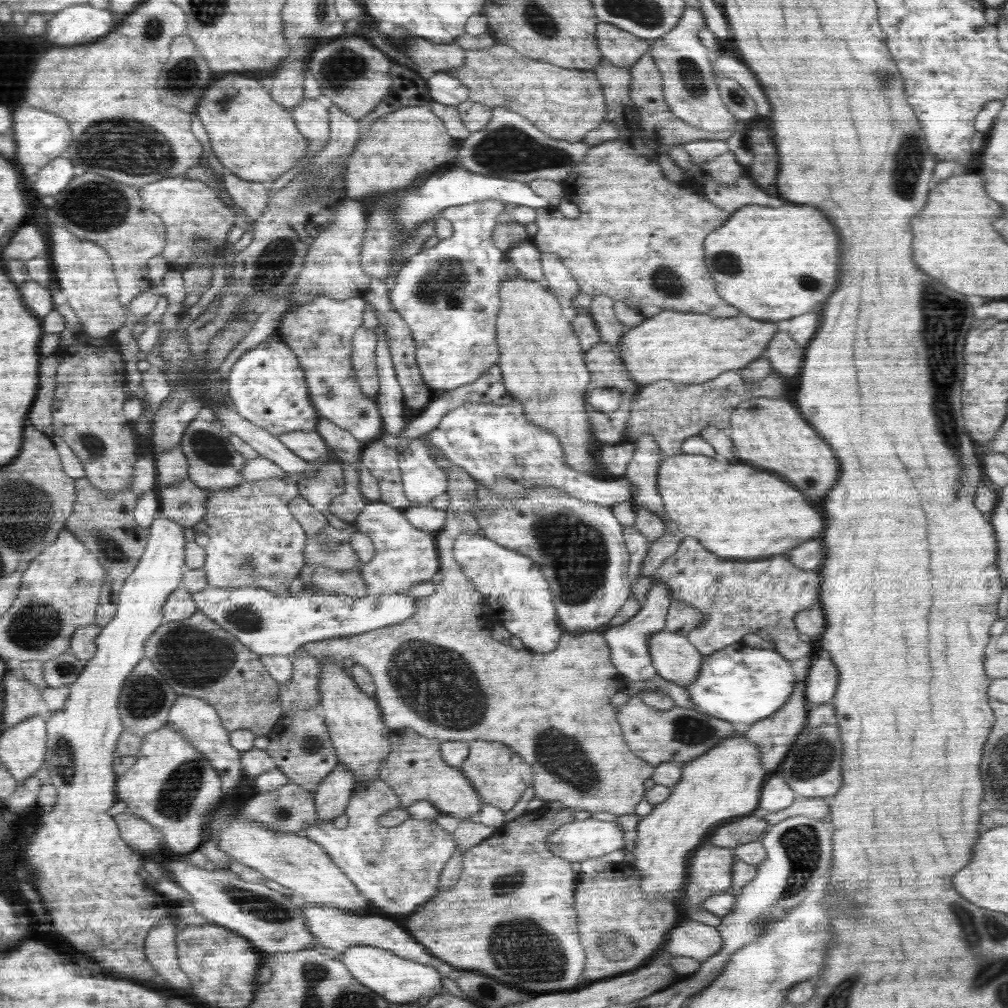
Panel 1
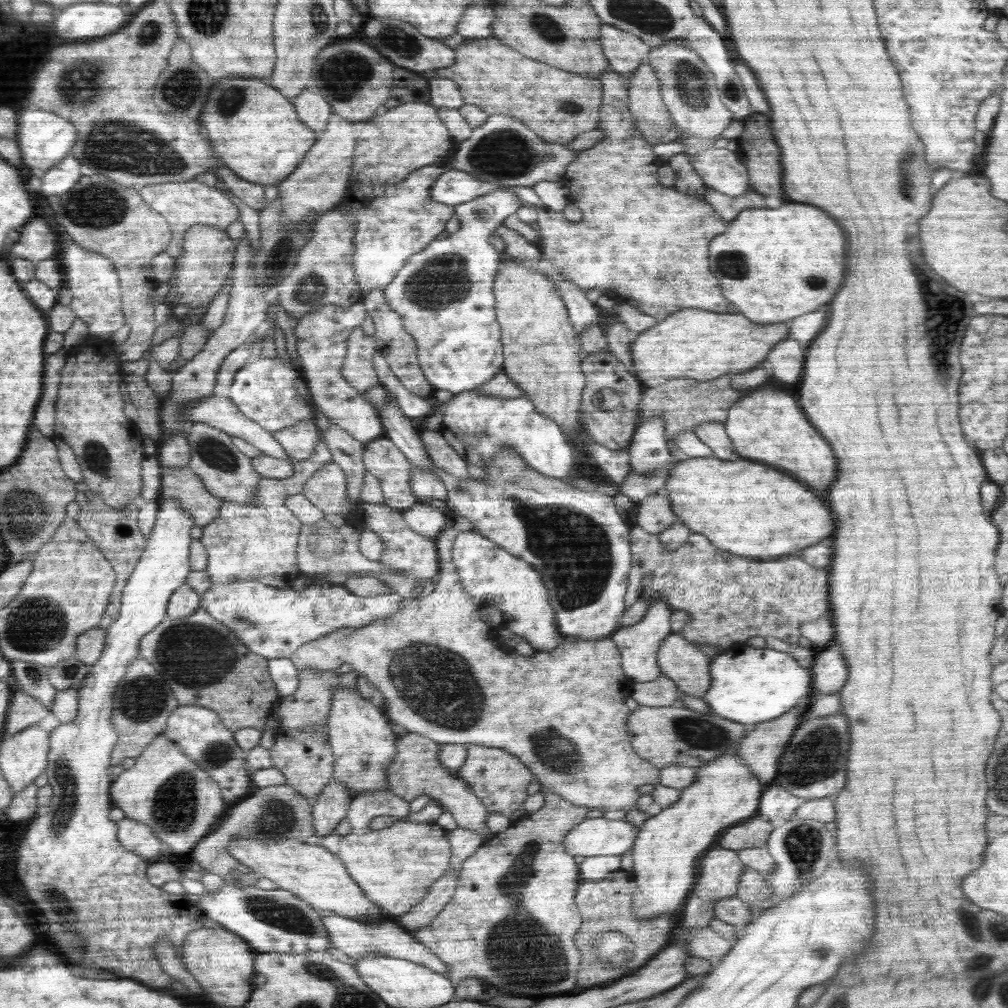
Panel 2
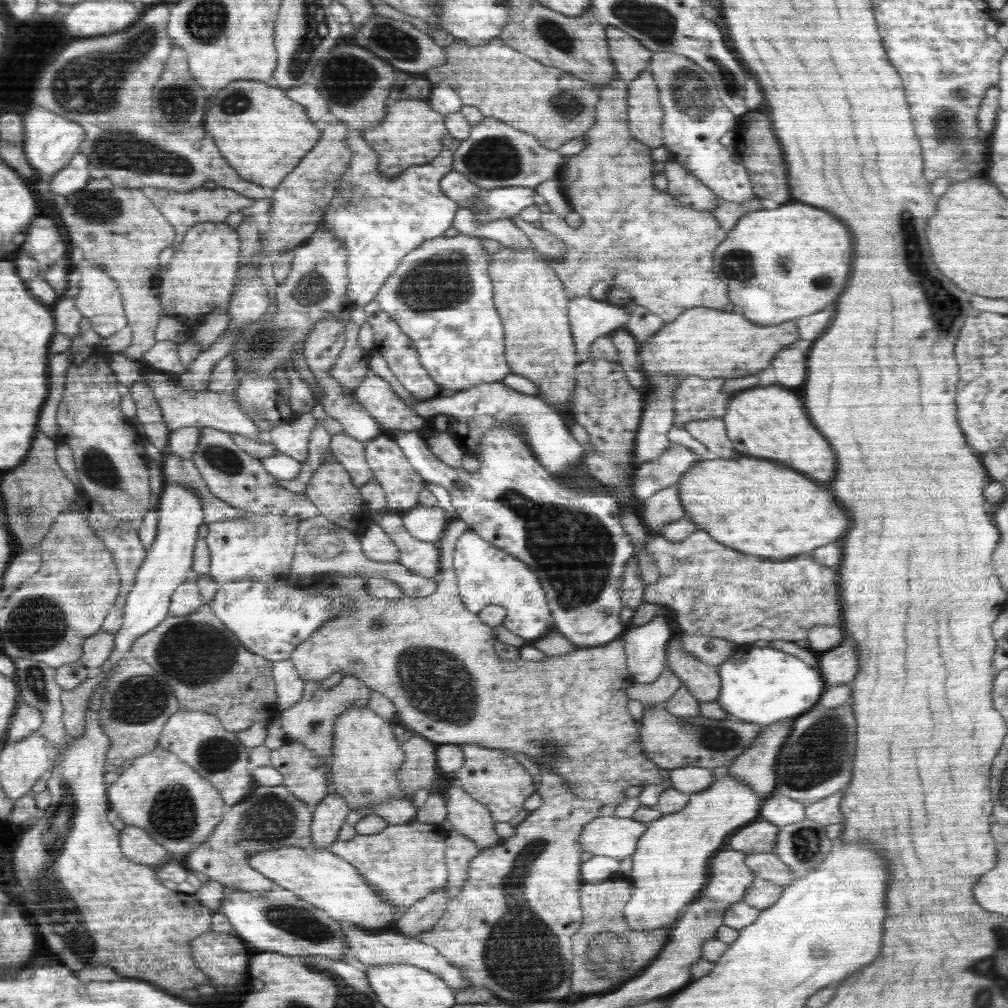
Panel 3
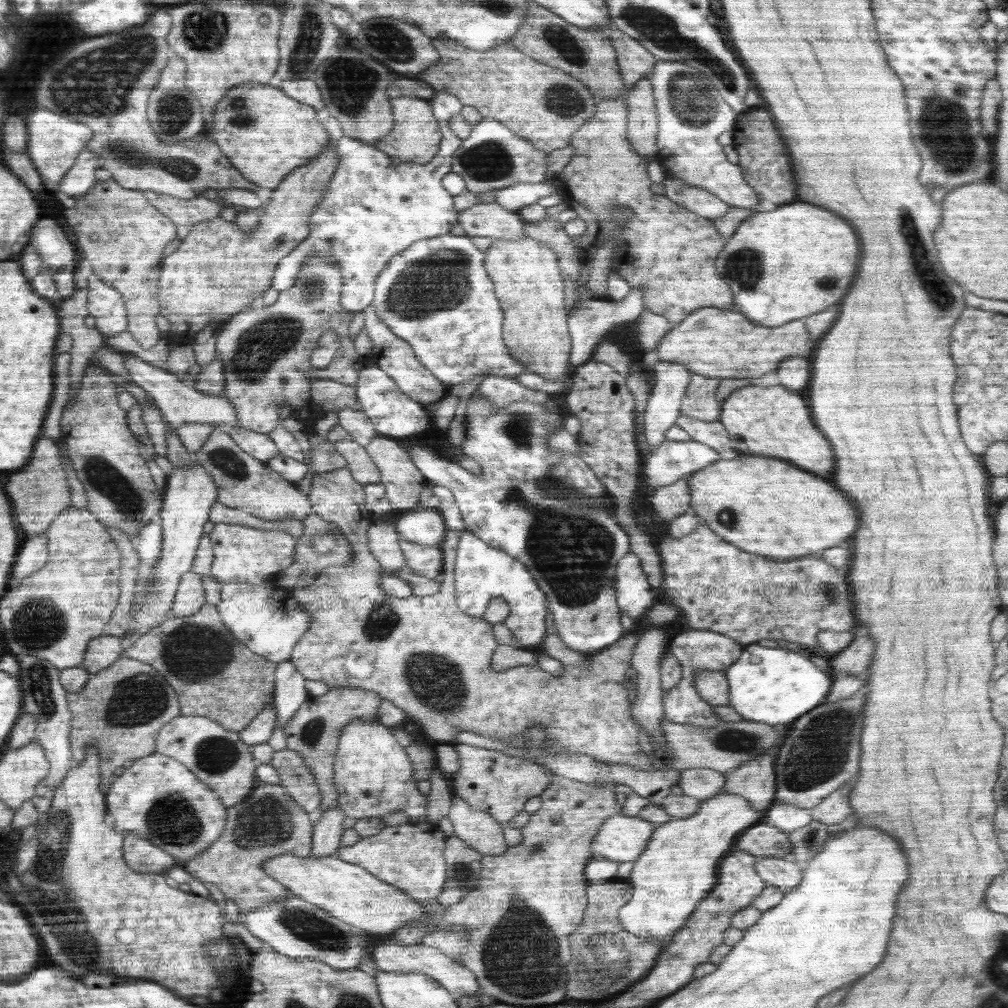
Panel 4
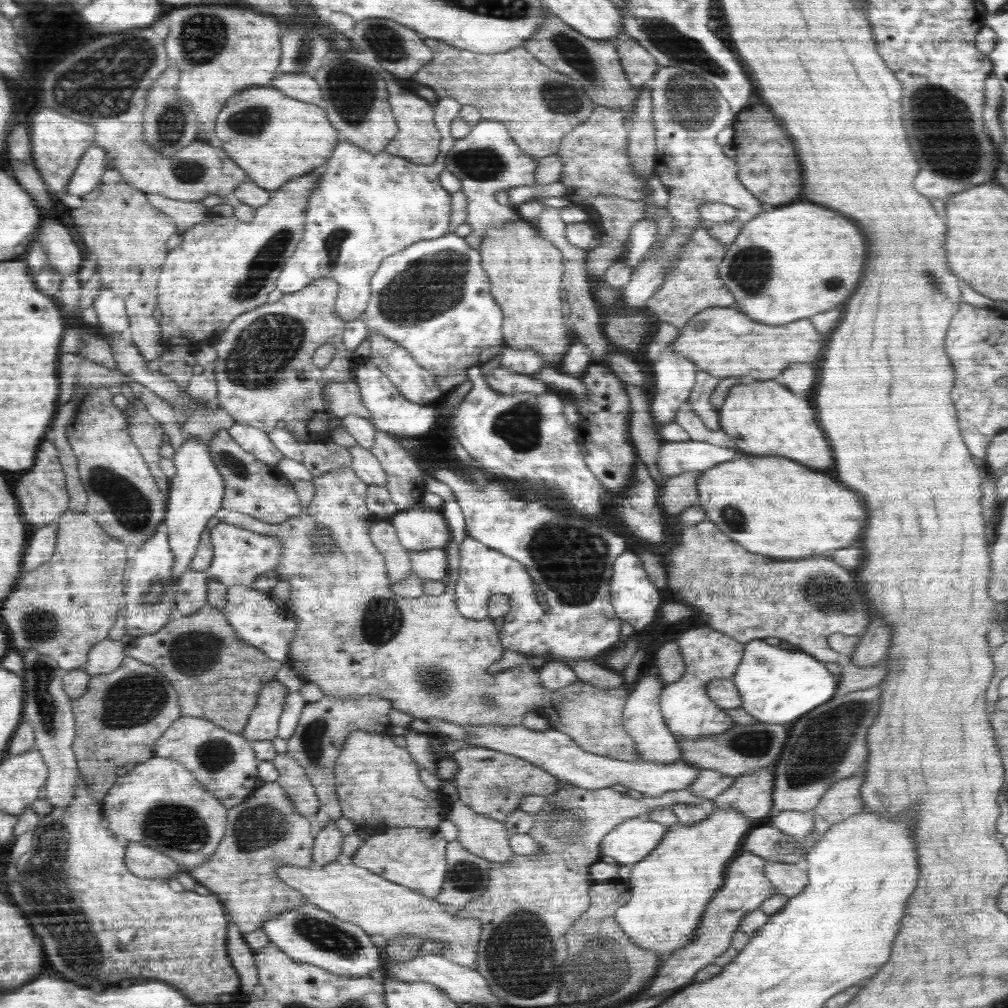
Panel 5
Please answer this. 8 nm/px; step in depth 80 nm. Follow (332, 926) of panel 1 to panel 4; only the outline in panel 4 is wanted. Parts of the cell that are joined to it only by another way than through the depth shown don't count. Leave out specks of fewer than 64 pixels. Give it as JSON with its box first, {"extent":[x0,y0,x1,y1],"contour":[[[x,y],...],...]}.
{"extent":[366,936,482,998],"contour":[[[366,936],[369,948],[369,958],[376,968],[381,971],[394,971],[395,973],[417,972],[436,979],[446,990],[454,994],[456,998],[464,995],[482,994],[478,981],[473,972],[470,972],[462,963],[443,955],[437,948],[426,946],[424,943],[405,947],[397,943],[392,936],[378,938]]]}

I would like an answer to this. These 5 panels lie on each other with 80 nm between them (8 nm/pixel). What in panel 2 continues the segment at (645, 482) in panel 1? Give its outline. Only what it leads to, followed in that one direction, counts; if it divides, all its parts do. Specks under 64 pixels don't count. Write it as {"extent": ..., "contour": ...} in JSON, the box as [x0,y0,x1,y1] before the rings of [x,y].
{"extent":[627,416,671,472],"contour":[[[653,416],[640,423],[634,438],[627,448],[630,453],[631,472],[660,470],[671,461],[668,443],[664,438],[663,418]]]}

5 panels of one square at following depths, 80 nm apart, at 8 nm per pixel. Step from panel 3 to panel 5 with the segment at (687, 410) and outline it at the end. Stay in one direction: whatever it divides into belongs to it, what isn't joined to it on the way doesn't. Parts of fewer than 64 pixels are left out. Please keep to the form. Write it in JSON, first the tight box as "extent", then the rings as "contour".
{"extent":[687,370,720,431],"contour":[[[698,370],[695,374],[694,386],[692,387],[690,396],[687,398],[687,401],[690,402],[691,410],[713,431],[720,429],[719,411],[710,402],[710,395],[718,386],[720,379],[718,376]]]}

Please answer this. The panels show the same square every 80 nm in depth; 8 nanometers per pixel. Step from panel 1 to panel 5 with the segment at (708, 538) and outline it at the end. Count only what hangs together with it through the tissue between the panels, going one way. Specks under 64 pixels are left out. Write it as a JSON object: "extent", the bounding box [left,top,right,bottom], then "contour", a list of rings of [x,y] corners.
{"extent":[696,455,868,560],"contour":[[[746,455],[721,462],[700,473],[697,489],[696,504],[704,509],[706,519],[718,526],[730,540],[742,544],[748,552],[780,560],[806,558],[824,554],[832,548],[838,550],[850,546],[854,540],[860,538],[868,518],[862,496],[858,492],[852,492],[830,476],[812,472],[788,458]]]}

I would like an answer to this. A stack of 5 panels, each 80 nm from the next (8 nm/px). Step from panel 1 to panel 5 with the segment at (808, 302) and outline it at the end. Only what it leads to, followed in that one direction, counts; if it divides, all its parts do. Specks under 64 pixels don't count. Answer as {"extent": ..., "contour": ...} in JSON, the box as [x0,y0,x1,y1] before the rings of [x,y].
{"extent":[718,202,866,326],"contour":[[[798,202],[798,204],[774,208],[774,210],[770,210],[770,212],[761,212],[756,215],[756,218],[750,220],[750,222],[745,222],[744,227],[741,229],[741,232],[738,233],[734,242],[727,246],[723,259],[718,267],[718,274],[722,282],[726,285],[727,290],[734,296],[738,310],[756,322],[770,326],[780,326],[802,318],[810,318],[810,316],[814,316],[814,314],[820,314],[820,312],[824,312],[824,310],[830,310],[830,308],[838,306],[840,302],[848,300],[848,298],[854,294],[854,290],[858,288],[858,280],[860,280],[862,268],[864,268],[864,256],[866,256],[866,242],[864,242],[864,236],[860,234],[860,230],[858,230],[856,224],[852,224],[850,220],[846,220],[844,216],[840,216],[840,214],[834,212],[834,210],[822,210],[822,206],[816,206],[816,204],[812,204],[812,202]]]}

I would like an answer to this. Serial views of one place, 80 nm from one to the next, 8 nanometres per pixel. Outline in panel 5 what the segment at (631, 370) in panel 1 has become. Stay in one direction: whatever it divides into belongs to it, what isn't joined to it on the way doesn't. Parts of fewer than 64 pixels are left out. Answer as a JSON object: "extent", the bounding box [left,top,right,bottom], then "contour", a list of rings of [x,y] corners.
{"extent":[667,307,826,381],"contour":[[[718,307],[701,310],[682,328],[667,348],[678,356],[691,360],[698,370],[721,379],[746,376],[749,380],[767,381],[777,377],[790,364],[818,362],[826,340],[818,336],[808,320],[770,326],[748,318],[735,307]]]}

